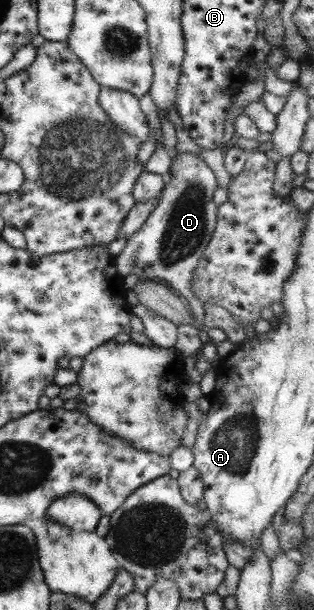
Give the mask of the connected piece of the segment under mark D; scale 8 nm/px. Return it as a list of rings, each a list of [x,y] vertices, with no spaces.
[[[188,152],[176,154],[169,166],[159,201],[140,229],[126,238],[125,246],[114,258],[116,271],[121,278],[135,274],[138,279],[165,282],[186,302],[199,324],[205,311],[199,300],[191,294],[190,278],[214,230],[217,207],[212,198],[217,188],[214,174],[199,156]]]

